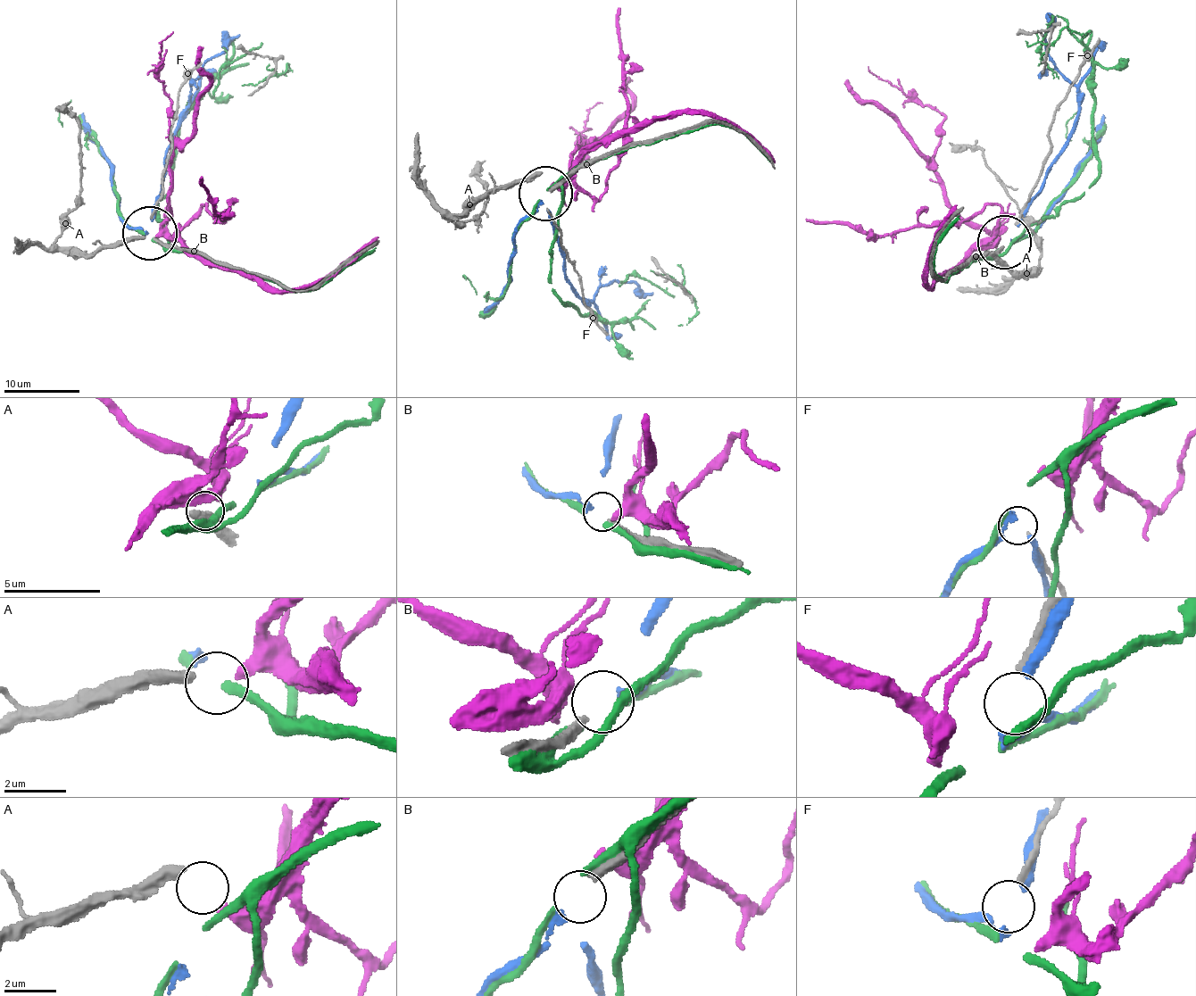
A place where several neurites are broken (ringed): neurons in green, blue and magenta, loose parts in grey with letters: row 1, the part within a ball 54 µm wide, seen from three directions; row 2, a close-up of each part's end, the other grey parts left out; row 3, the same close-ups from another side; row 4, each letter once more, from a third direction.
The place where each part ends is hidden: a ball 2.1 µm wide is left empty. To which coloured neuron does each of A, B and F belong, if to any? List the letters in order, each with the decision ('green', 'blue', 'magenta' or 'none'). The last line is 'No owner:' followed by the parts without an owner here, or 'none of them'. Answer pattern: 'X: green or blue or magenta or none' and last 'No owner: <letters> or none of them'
A: magenta
B: blue
F: none
No owner: F

